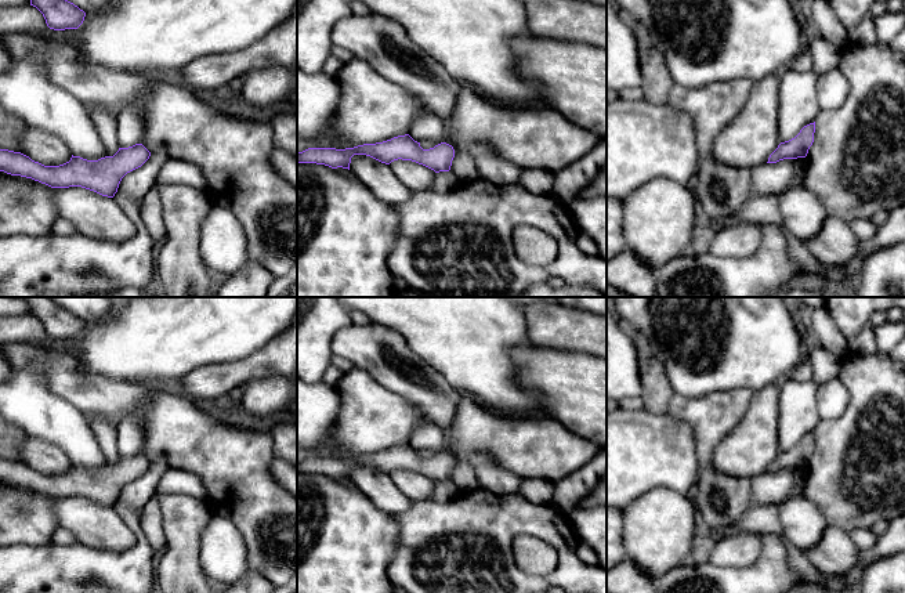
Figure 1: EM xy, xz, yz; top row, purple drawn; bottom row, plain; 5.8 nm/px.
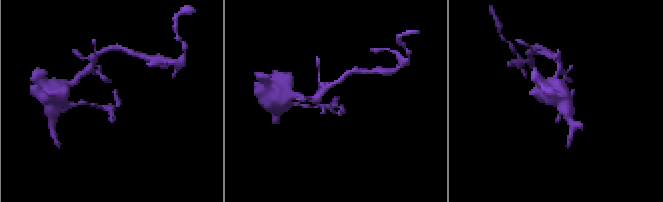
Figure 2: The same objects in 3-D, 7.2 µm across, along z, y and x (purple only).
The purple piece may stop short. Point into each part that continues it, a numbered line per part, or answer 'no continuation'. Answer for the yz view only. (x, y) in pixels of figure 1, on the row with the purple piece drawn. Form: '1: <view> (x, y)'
no continuation

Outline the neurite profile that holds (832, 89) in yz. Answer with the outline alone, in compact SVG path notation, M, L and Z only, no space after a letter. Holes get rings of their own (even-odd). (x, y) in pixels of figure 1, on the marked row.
M836 68L818 76L817 101L819 109L837 109L843 105L850 91L847 77Z

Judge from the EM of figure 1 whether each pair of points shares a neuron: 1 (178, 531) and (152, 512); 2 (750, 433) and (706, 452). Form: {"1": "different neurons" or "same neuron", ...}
{"1": "different neurons", "2": "different neurons"}

